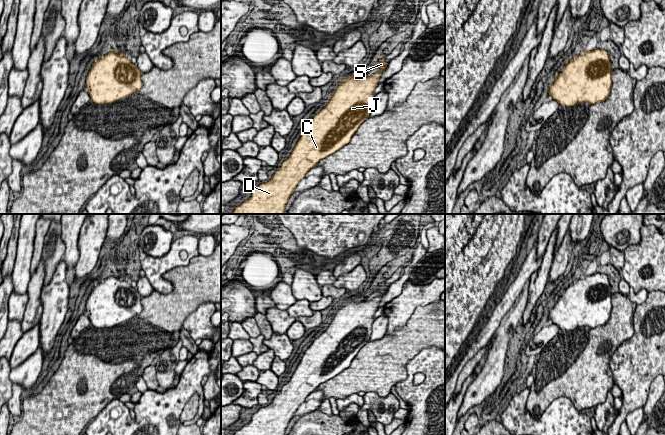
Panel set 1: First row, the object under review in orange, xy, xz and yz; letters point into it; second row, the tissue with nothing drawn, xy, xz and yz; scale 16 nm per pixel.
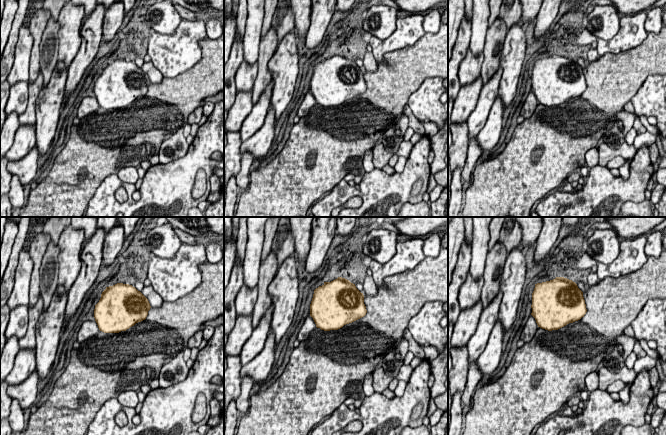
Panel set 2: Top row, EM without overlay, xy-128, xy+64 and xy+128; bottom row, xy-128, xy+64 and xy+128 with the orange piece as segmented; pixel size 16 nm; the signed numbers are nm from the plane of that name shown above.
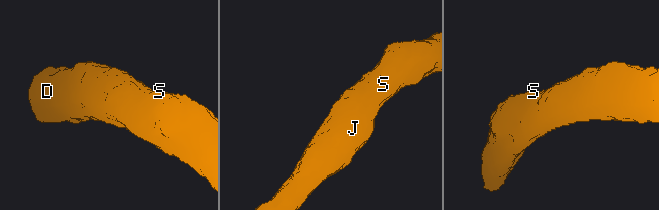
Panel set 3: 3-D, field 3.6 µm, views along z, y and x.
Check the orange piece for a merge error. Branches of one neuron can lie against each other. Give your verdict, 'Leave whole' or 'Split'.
Leave whole

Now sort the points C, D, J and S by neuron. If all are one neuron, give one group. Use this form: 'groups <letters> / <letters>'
groups C D J S

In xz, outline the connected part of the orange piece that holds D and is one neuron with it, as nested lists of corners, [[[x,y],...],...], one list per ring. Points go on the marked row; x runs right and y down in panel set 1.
[[[382,58],[375,63],[379,72],[370,77],[366,74],[352,74],[348,79],[340,79],[340,84],[327,100],[327,105],[317,113],[305,127],[290,156],[275,171],[272,178],[260,184],[249,199],[237,206],[232,214],[283,214],[296,186],[318,162],[347,145],[360,125],[367,120],[372,108],[375,88],[388,63]]]

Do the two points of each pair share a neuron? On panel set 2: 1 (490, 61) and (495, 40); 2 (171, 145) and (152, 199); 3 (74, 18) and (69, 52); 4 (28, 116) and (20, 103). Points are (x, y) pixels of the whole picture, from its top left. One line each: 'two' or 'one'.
1: one
2: two
3: one
4: two

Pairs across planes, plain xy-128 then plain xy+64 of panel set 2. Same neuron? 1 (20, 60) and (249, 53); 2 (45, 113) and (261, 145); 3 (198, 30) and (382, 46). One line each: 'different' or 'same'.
1: same
2: different
3: same

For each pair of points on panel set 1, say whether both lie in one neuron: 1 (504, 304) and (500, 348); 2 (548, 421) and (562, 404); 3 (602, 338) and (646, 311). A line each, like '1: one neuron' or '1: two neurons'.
1: two neurons
2: one neuron
3: two neurons

